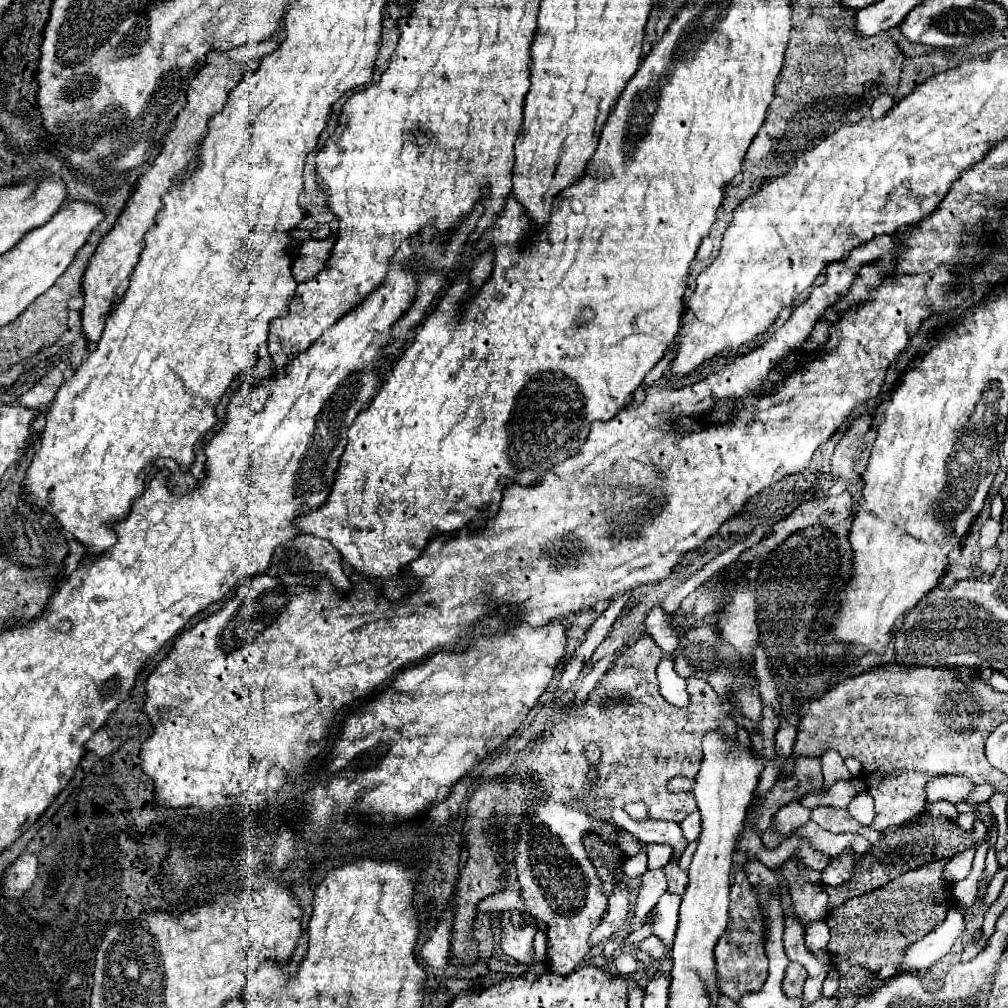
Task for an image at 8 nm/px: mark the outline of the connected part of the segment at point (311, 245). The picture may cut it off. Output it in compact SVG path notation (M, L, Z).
M334 224L332 234L324 240L304 240L302 244L298 244L298 254L296 260L292 264L292 274L296 278L296 282L306 282L310 278L314 278L328 262L330 258L330 250L334 248L334 232L338 230L338 224Z

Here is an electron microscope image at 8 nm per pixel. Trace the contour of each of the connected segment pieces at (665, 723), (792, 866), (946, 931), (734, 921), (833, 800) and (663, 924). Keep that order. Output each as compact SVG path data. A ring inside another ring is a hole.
M642 634L638 642L624 648L622 654L616 654L616 660L612 662L612 668L606 672L606 676L596 684L596 688L584 698L582 702L566 702L564 710L554 714L538 734L534 734L534 746L528 750L528 770L520 770L528 780L544 784L544 788L554 788L556 804L570 804L568 796L574 796L580 800L580 810L592 816L596 808L624 808L630 802L644 802L648 806L648 818L652 820L670 820L680 824L688 814L696 810L696 800L693 793L669 793L666 784L672 776L688 776L694 778L700 770L702 762L702 738L710 730L718 730L720 734L726 734L734 738L736 734L736 722L724 712L722 700L708 684L696 684L696 694L690 696L690 706L678 708L666 702L658 692L658 680L656 680L656 666L660 658L676 658L676 650L672 654L664 654L660 646L652 640L650 634ZM628 698L628 706L622 706L622 700ZM586 742L596 742L602 748L600 760L594 764L594 770L598 774L596 782L588 782L588 772L592 766L588 764L586 756L582 754L582 748Z
M788 860L784 862L784 866L780 870L776 870L776 874L780 876L790 876L790 886L788 892L792 896L792 912L798 918L798 922L806 928L812 922L826 922L830 916L830 908L828 908L828 894L824 892L824 888L818 882L806 880L796 862Z
M952 906L946 914L946 920L940 926L936 926L928 936L914 942L910 950L906 950L900 966L910 972L928 970L936 960L950 952L950 948L964 934L964 930L966 910L962 906Z
M744 866L734 872L734 882L730 887L730 904L728 914L728 928L720 936L714 956L716 956L716 972L718 972L718 986L724 996L738 1002L744 994L758 992L766 978L768 978L768 958L764 954L764 926L762 926L762 914L758 908L758 892L746 880Z
M840 780L834 786L828 788L824 794L806 794L800 798L800 804L806 808L816 808L816 806L836 806L836 808L846 808L850 800L856 796L856 792L864 792L866 786L862 780L852 784L850 780Z
M664 894L658 900L656 904L656 910L658 910L658 918L654 922L654 936L660 938L660 942L664 946L673 945L675 932L678 924L679 906L682 898L675 894Z

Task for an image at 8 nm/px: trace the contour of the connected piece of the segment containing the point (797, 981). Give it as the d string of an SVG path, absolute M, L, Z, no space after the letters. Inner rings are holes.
M790 962L786 966L786 972L784 972L784 980L782 980L782 992L788 996L788 998L796 998L802 994L802 984L806 980L806 968L798 962Z

